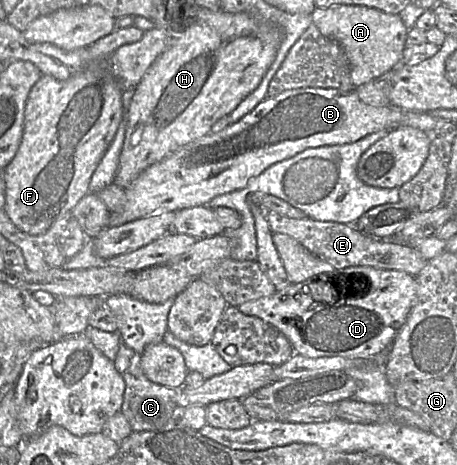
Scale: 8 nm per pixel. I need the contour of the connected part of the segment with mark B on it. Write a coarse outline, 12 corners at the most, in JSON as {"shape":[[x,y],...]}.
{"shape":[[350,90],[267,97],[125,189],[109,227],[207,206],[308,148],[428,113]]}

